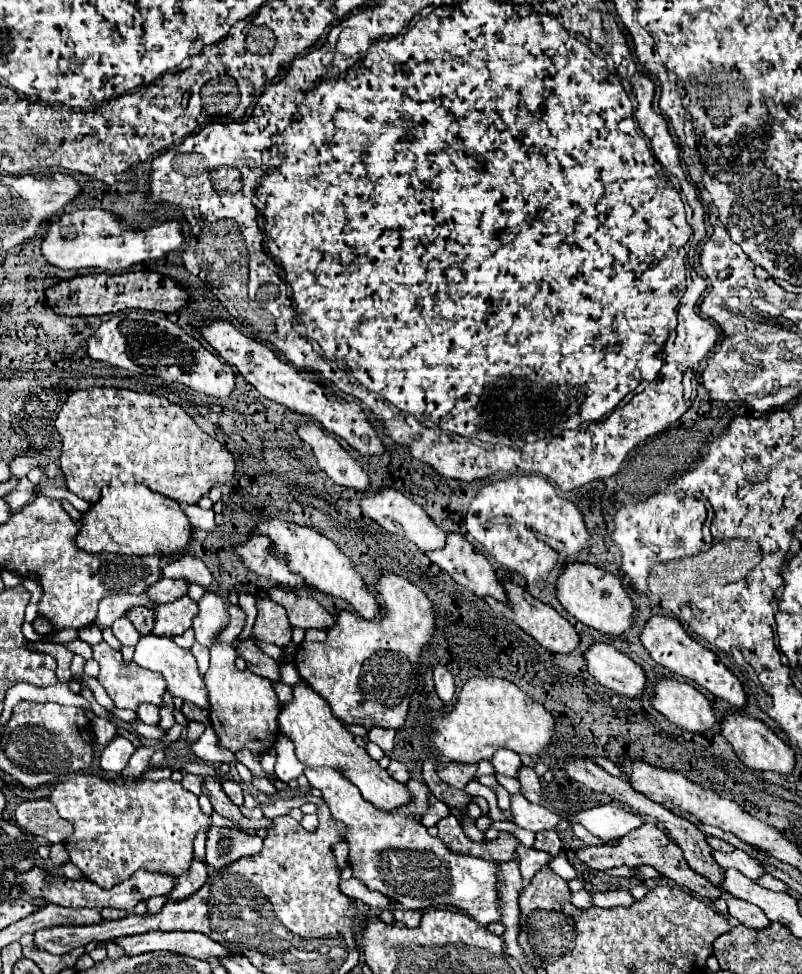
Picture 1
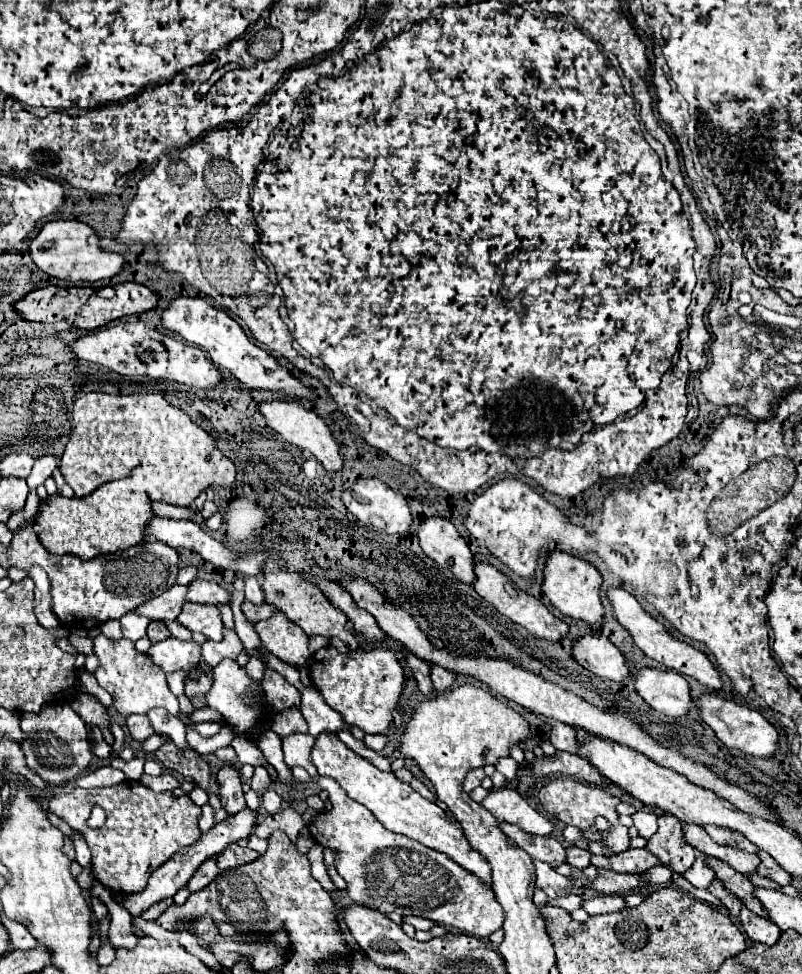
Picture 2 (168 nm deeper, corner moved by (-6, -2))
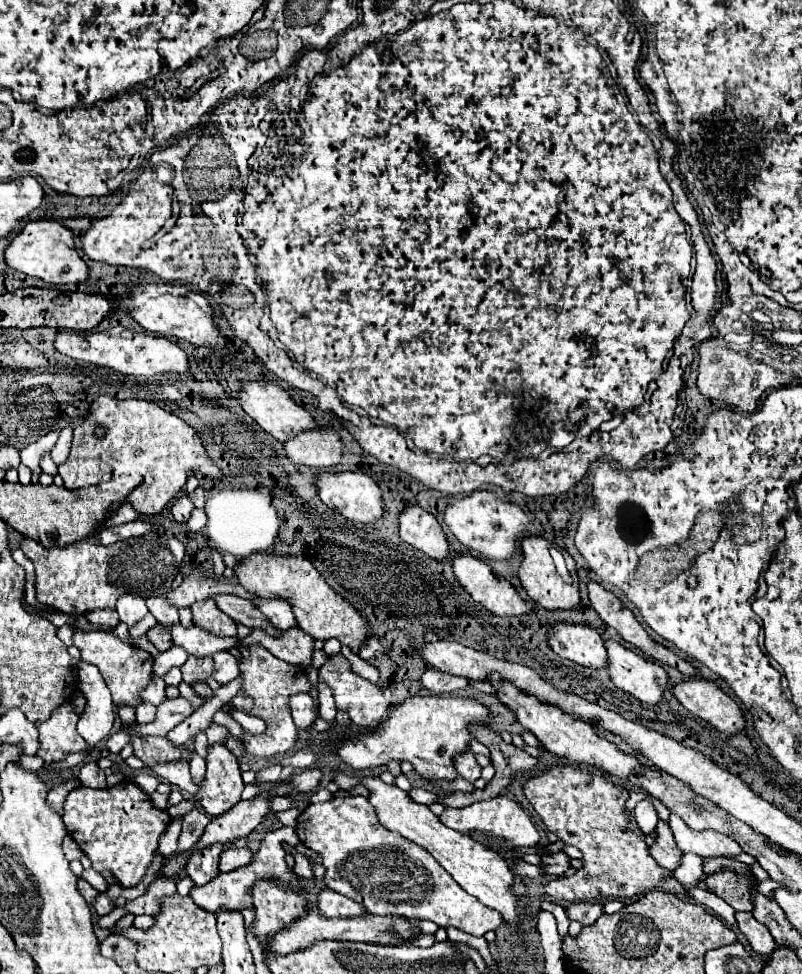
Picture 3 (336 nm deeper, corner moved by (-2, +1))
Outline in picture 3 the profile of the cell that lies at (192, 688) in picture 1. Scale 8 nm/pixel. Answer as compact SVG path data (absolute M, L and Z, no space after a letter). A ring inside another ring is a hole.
M176 623L174 627L170 627L170 633L174 645L182 645L186 653L194 657L206 657L214 655L216 651L228 651L232 647L240 647L236 637L216 637L198 625L184 627L182 623Z

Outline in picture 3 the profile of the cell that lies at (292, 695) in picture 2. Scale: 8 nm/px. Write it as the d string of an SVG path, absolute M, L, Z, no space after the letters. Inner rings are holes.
M298 693L290 699L290 709L292 709L292 717L298 729L306 731L314 725L314 721L318 719L318 705L316 701L308 695L308 693Z

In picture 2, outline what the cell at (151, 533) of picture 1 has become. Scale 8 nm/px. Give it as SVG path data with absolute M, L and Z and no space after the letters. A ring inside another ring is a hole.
M114 480L102 484L86 498L52 496L46 504L40 504L34 528L38 530L38 538L46 550L90 560L100 554L114 554L118 550L148 542L146 526L150 520L154 520L154 512L148 494L126 490L126 480Z

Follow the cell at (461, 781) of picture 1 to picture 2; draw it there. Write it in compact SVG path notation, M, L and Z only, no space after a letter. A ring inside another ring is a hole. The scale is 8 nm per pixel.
M482 768L472 770L472 772L466 776L466 780L464 780L464 790L466 790L466 792L472 792L476 786L480 786L480 782L482 782L484 776L486 776L486 774L484 774Z

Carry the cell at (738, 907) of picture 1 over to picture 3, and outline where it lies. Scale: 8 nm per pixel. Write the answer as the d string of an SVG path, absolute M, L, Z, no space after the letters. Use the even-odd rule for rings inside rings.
M736 913L736 921L738 921L738 929L742 931L742 935L748 939L750 947L760 953L760 955L772 955L772 951L776 949L776 941L770 935L770 931L758 923L752 913Z

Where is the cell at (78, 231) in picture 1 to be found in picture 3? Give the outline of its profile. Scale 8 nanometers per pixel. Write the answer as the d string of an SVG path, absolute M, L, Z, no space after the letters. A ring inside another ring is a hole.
M30 221L24 229L10 241L4 251L4 261L10 269L24 275L48 281L52 285L80 283L88 279L88 265L80 259L74 247L74 233L62 227L58 221Z

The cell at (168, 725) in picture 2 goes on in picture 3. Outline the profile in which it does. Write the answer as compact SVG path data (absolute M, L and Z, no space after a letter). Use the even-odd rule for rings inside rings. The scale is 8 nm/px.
M140 703L136 707L136 723L150 723L156 715L156 707L152 703Z

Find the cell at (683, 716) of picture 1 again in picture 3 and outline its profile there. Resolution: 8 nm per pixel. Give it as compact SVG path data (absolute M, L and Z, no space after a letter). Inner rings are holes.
M604 641L608 651L608 675L612 683L642 703L656 705L668 685L666 671L650 659L626 649L616 641Z

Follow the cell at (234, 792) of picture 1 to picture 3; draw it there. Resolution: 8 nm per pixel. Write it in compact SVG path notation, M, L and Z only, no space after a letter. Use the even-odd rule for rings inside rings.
M220 743L208 745L208 755L206 755L206 777L200 783L200 791L196 793L198 803L204 807L204 811L212 817L218 817L226 811L230 811L238 801L240 801L240 793L244 789L242 777L240 777L240 769L238 769L238 761L236 757Z

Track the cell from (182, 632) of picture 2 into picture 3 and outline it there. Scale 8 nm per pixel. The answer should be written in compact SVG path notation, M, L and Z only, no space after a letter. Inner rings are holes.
M164 595L146 599L146 607L164 627L172 627L174 623L178 623L178 607L174 607Z

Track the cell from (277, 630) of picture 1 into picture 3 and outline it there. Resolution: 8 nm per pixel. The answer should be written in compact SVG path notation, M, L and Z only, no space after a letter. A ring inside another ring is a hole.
M254 629L250 637L240 640L243 645L250 646L252 643L260 643L268 647L278 659L292 663L292 665L302 665L310 667L312 665L312 653L314 653L314 639L304 633L302 629L292 629L286 631L282 637L274 639L266 635L262 629Z

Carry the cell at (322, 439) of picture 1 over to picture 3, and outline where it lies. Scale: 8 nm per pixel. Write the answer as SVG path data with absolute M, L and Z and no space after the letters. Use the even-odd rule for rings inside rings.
M258 381L242 383L240 391L238 391L238 403L244 409L244 413L248 413L266 433L270 433L272 437L276 437L282 443L286 439L296 437L302 431L316 427L316 421L310 417L310 413L306 409L302 409L300 405L296 405L290 399L290 395L280 385L274 385L274 383L258 383Z

